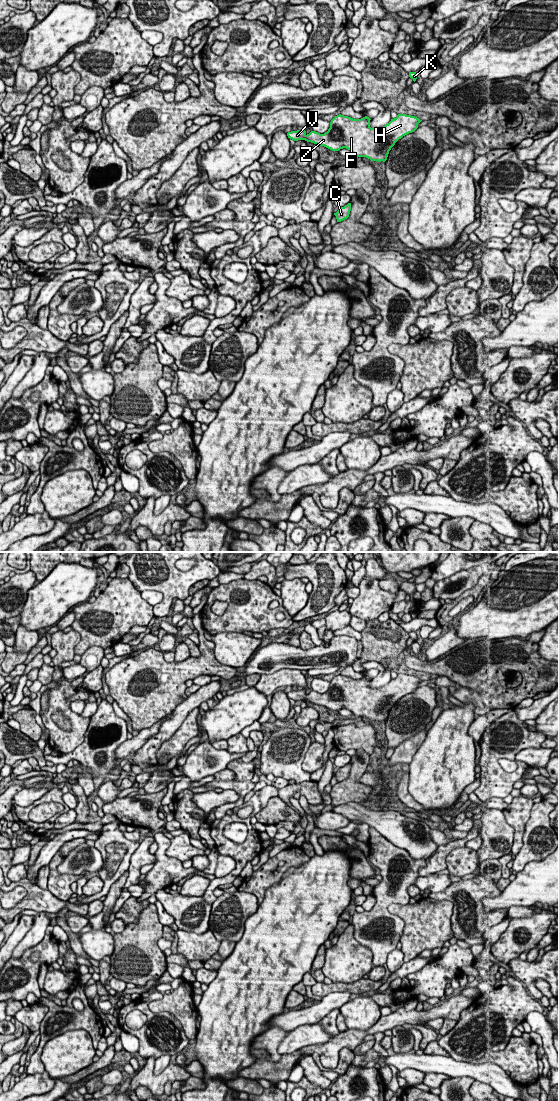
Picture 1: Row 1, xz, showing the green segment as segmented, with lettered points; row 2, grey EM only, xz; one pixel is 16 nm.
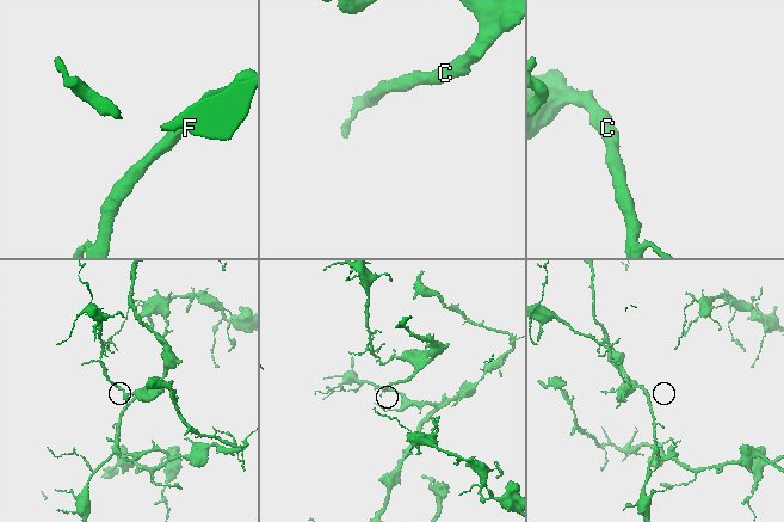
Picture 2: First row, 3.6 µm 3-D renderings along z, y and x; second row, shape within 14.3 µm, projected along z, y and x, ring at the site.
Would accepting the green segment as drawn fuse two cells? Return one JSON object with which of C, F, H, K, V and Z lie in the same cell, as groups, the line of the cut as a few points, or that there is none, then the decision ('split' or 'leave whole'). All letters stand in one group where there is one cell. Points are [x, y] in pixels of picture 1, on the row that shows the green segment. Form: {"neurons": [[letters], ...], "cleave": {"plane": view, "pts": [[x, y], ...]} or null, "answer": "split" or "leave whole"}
{"neurons": [["C", "F", "H", "K", "V", "Z"]], "cleave": null, "answer": "leave whole"}

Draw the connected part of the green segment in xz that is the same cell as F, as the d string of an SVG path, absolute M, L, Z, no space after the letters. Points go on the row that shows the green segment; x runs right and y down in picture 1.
M398 114L396 118L381 128L371 128L370 118L365 116L361 119L353 119L344 115L335 116L330 122L330 128L324 134L311 131L309 134L304 129L287 133L288 138L298 141L305 140L316 145L324 146L332 151L346 148L357 157L366 157L372 161L385 162L389 151L403 136L414 132L422 121L419 118L406 114Z

